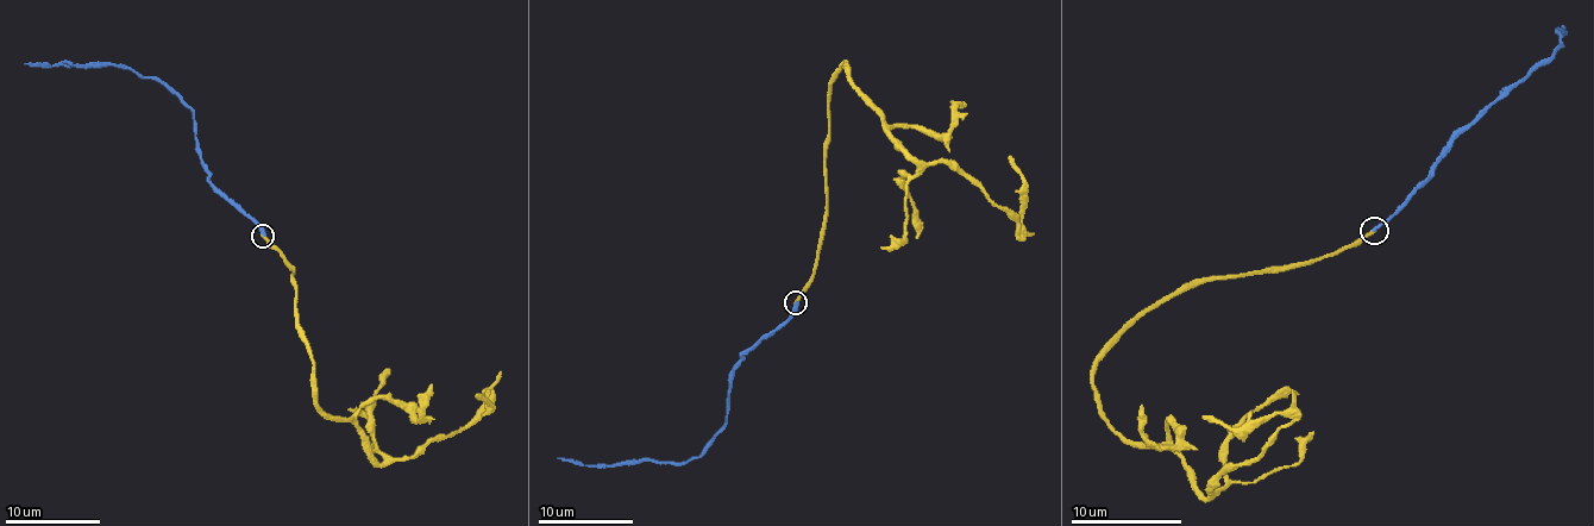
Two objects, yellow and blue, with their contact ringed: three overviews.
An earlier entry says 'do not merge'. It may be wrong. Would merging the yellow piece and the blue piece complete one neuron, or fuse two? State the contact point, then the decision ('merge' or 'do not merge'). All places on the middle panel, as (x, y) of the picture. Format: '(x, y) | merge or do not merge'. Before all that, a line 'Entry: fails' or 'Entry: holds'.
Entry: holds
(796, 302) | do not merge

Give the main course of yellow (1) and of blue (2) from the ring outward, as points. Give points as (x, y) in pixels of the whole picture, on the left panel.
1: (263, 235), (289, 263), (313, 400), (349, 419), (382, 464), (457, 433), (488, 390), (490, 405), (476, 393)
2: (263, 235), (208, 180), (208, 170), (199, 156), (194, 117), (165, 86), (114, 64), (24, 64)

